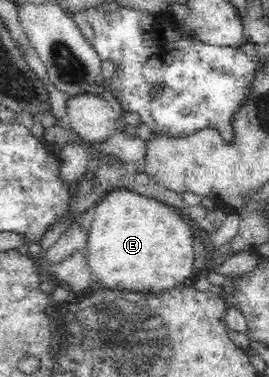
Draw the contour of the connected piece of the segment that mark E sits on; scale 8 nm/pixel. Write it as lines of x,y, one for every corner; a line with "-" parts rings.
127,189
109,191
95,203
94,209
86,260
94,281
106,289
157,294
184,286
187,280
198,276
193,269
193,232
182,213

